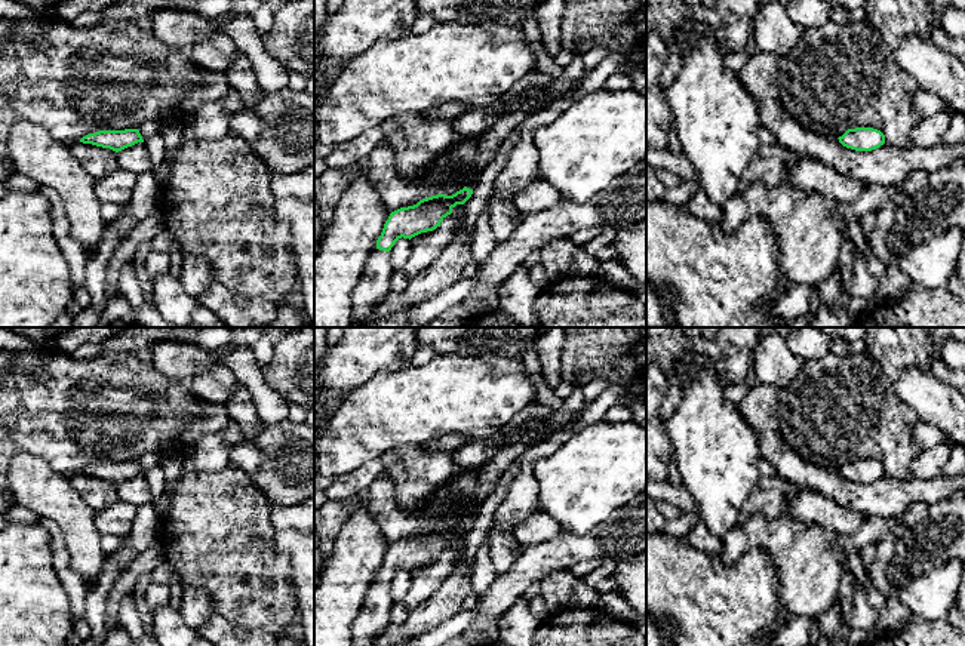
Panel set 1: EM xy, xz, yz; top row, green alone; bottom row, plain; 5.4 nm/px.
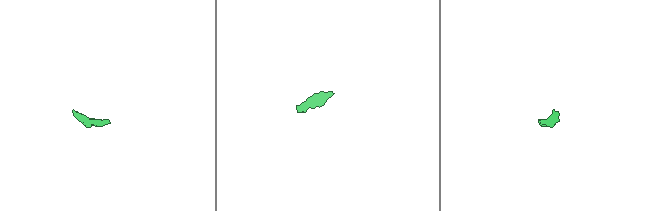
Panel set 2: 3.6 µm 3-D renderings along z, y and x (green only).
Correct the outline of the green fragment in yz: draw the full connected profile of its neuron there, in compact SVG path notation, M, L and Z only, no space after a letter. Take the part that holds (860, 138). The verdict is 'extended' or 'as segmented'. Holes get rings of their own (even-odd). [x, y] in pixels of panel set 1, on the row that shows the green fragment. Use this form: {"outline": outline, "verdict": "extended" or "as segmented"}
{"outline": "M873 127L848 129L838 139L843 147L855 151L872 151L885 144L885 135Z", "verdict": "as segmented"}

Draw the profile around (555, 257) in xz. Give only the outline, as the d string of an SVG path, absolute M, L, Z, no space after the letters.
M571 239L551 240L540 249L547 287L569 277L569 264L575 250L577 246Z

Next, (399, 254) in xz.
M399 239L390 250L390 262L394 270L402 268L411 255L411 240Z

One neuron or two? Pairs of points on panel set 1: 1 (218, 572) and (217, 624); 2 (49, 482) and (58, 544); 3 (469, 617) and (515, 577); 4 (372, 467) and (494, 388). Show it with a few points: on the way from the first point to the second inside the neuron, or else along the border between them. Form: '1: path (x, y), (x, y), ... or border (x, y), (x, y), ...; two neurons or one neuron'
1: border (217, 612), (248, 630); two neurons
2: border (39, 516), (51, 519), (58, 526), (68, 554); two neurons
3: border (475, 606), (475, 621), (466, 630); two neurons
4: border (380, 458), (371, 458), (347, 473); two neurons

